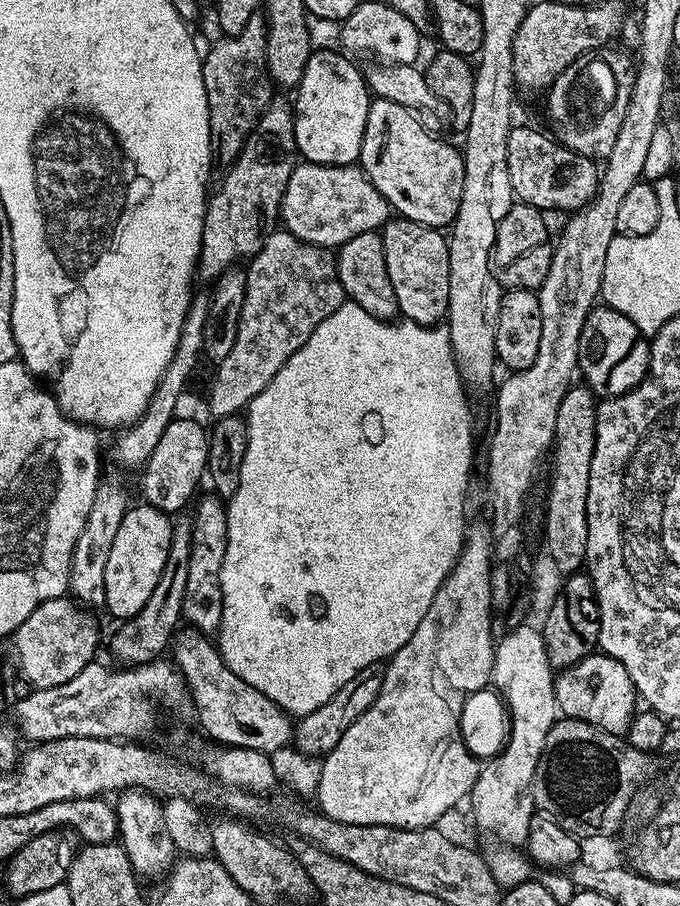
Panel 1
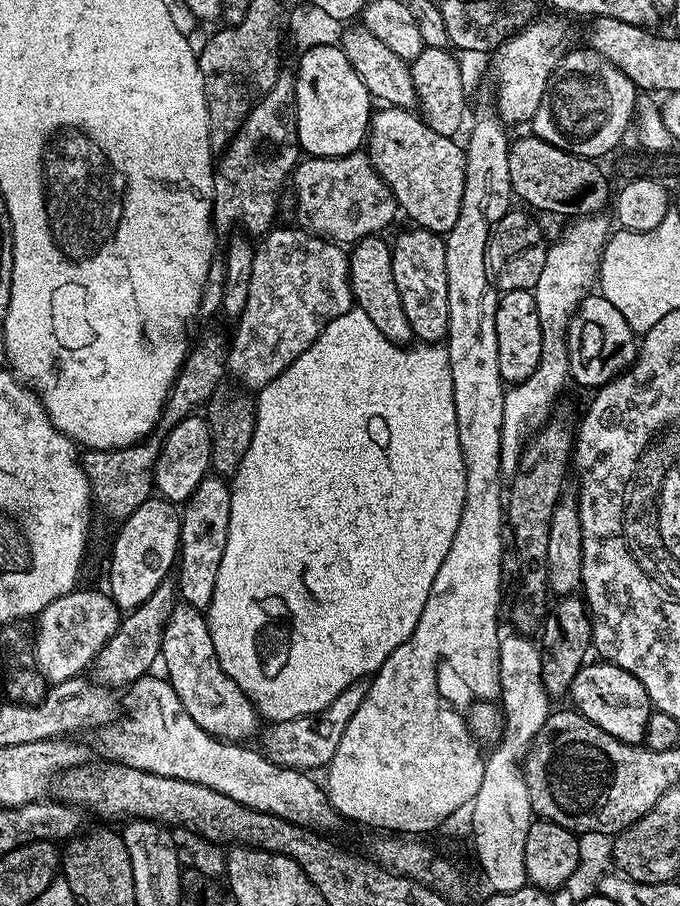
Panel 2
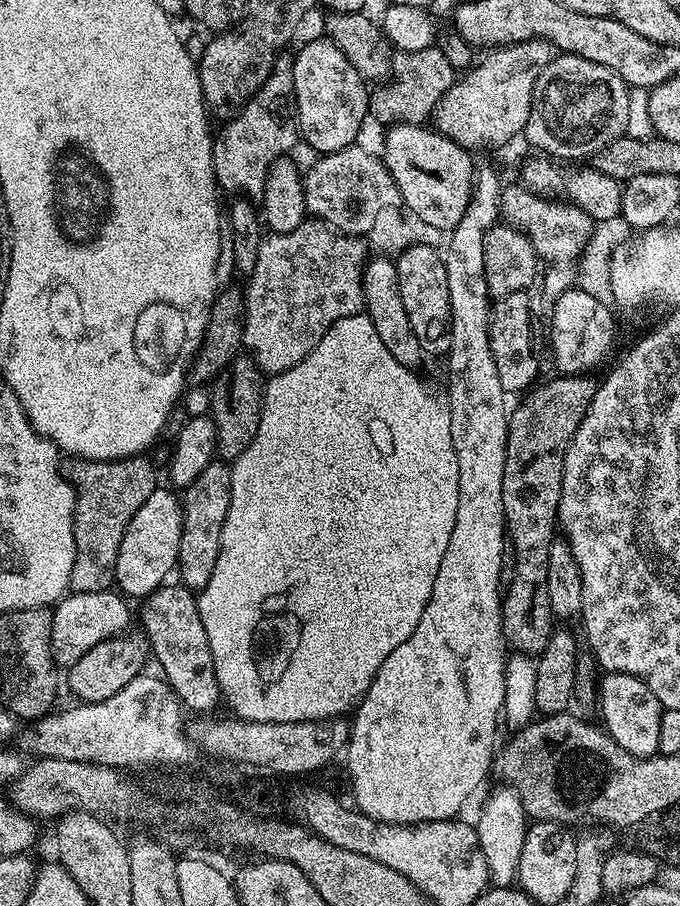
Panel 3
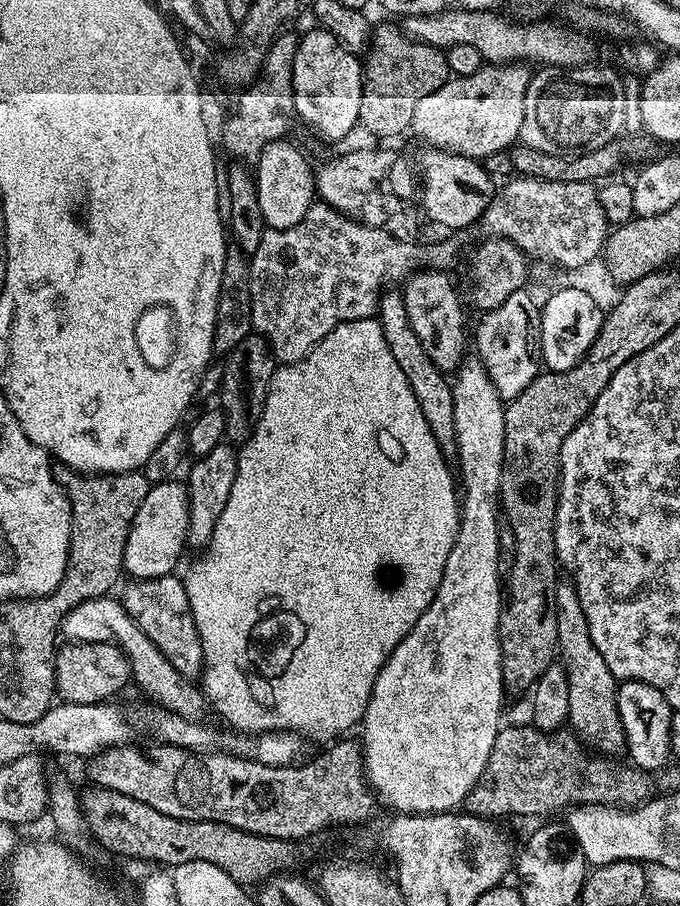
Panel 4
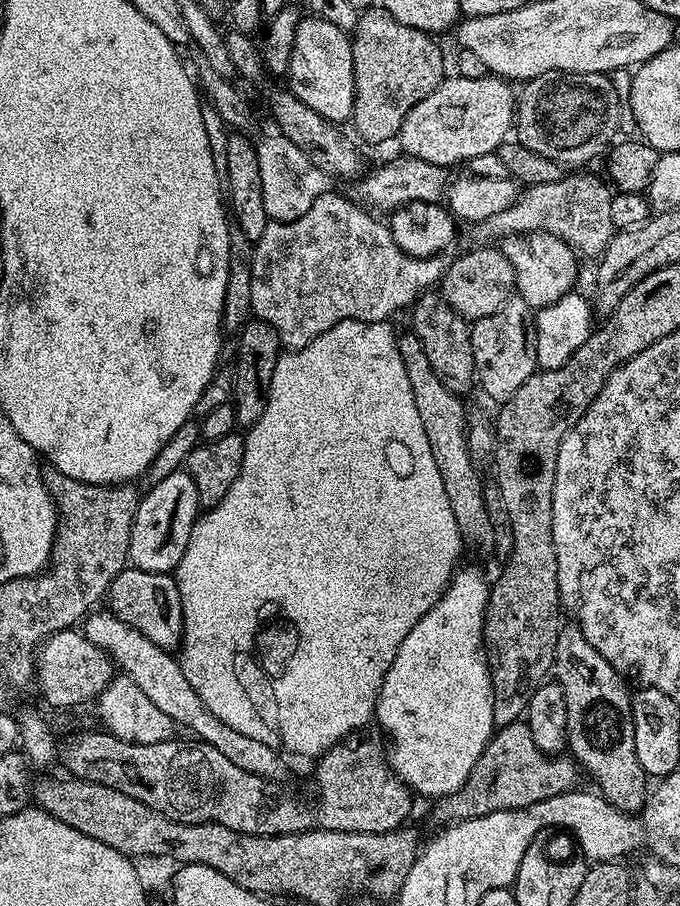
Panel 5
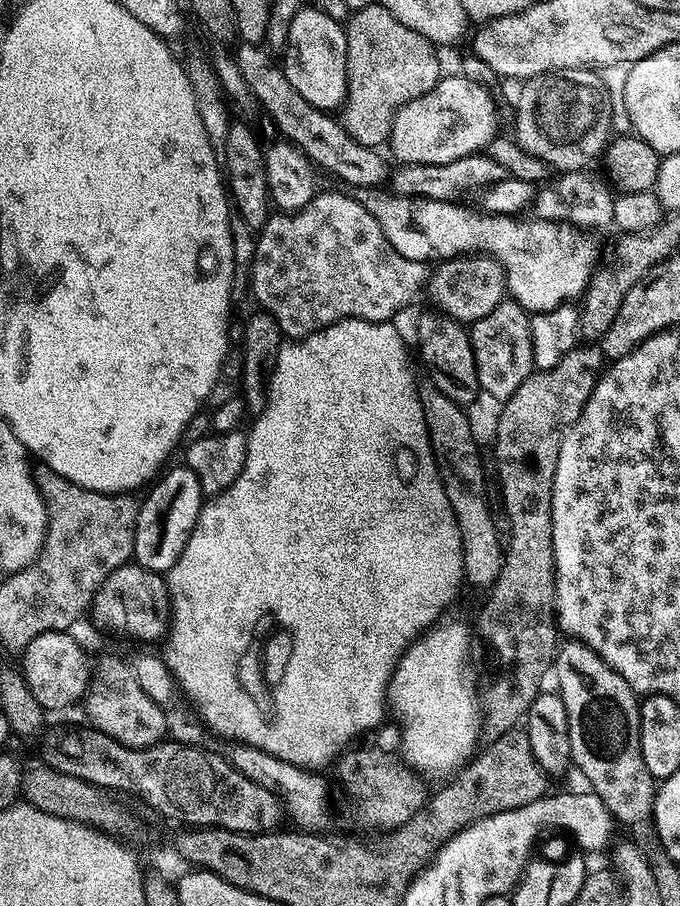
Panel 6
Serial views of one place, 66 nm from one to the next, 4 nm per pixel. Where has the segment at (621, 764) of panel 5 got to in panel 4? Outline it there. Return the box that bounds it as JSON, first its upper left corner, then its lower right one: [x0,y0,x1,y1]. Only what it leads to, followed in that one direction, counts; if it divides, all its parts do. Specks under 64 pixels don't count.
[554,579,628,758]

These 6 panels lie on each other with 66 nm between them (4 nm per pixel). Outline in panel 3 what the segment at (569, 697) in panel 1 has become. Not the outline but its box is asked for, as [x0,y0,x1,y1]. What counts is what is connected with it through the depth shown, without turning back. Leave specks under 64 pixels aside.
[598,672,664,756]

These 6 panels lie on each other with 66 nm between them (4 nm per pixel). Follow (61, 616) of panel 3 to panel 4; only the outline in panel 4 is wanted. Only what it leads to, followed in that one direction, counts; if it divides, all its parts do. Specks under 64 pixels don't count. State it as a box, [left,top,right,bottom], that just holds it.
[63,595,206,721]

